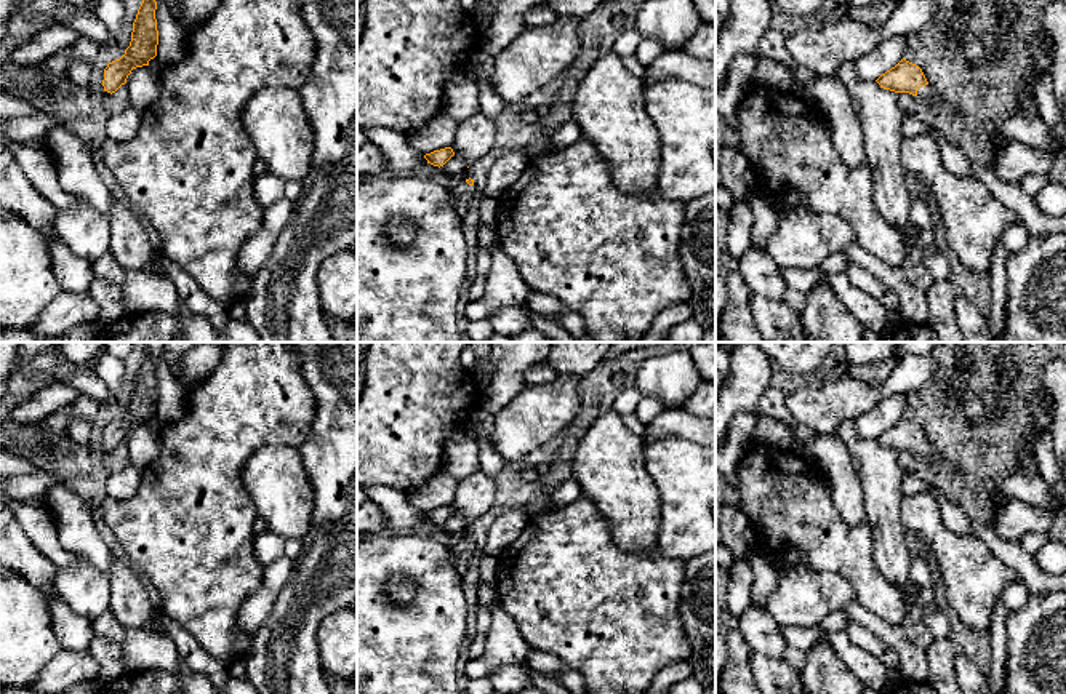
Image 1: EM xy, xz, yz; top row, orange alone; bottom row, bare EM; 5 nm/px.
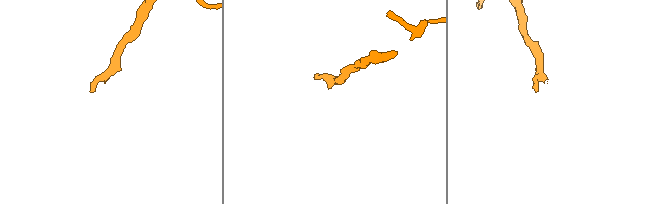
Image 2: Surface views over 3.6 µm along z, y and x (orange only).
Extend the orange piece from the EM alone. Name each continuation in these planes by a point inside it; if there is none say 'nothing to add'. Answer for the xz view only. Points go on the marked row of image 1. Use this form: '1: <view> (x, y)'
1: xz (460, 197)

